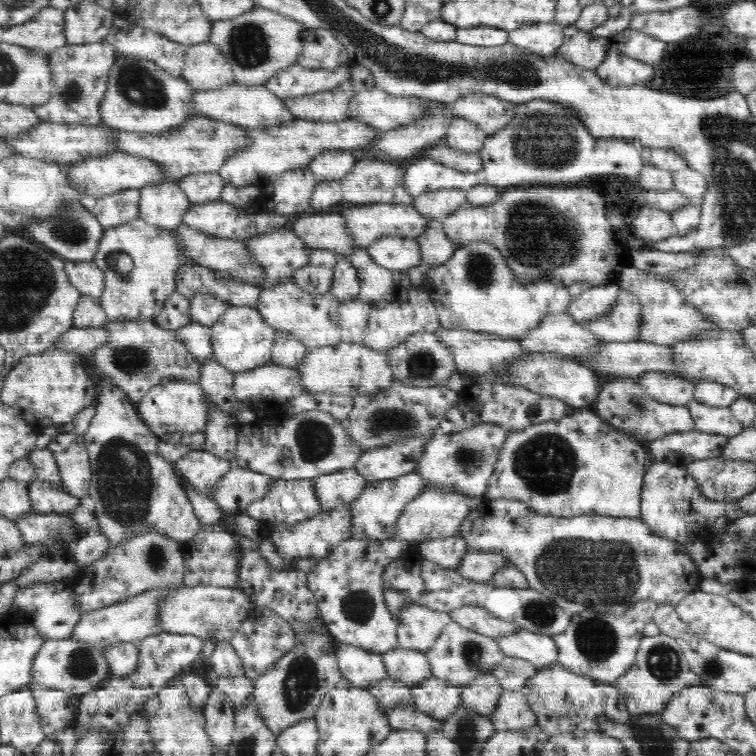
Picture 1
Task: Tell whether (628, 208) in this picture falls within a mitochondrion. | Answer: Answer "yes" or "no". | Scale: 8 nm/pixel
no

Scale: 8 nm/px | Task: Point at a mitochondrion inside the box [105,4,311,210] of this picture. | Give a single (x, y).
(135, 82)

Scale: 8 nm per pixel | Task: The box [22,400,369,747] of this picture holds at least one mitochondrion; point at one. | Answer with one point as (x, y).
(124, 485)

